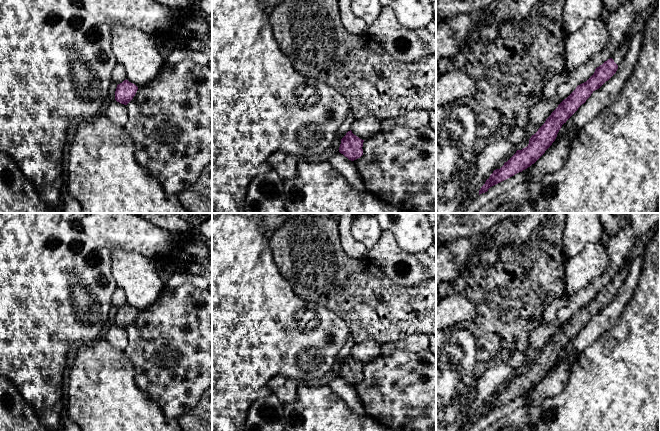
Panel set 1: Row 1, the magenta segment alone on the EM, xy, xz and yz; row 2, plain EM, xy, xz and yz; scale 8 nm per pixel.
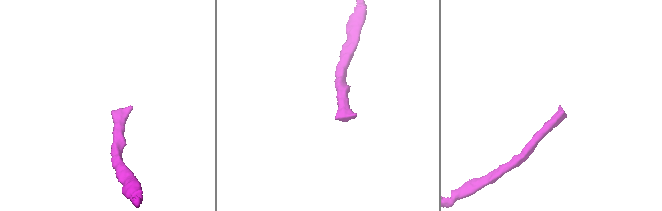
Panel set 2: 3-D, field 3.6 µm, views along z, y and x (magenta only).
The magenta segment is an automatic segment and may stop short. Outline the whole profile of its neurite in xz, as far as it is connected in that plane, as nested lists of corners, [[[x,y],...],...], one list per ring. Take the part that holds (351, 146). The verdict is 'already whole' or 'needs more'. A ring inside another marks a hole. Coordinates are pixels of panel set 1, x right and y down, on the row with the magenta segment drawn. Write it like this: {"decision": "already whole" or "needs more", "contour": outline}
{"decision": "already whole", "contour": [[[350,130],[341,139],[339,152],[349,160],[354,161],[363,155],[363,142],[364,140],[354,135]]]}

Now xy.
{"decision": "already whole", "contour": [[[127,79],[117,85],[115,91],[115,100],[121,104],[127,105],[135,96],[138,87]]]}

